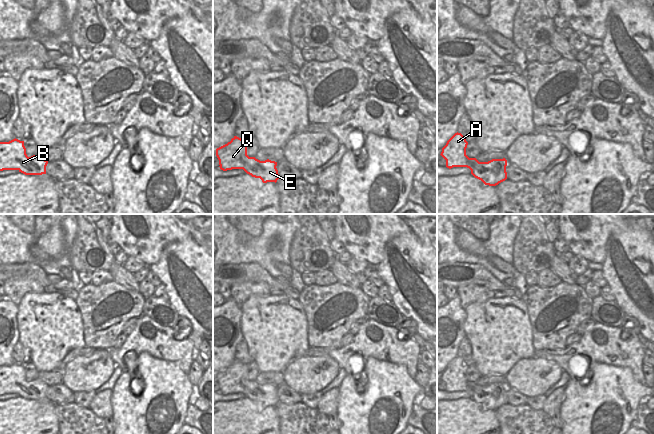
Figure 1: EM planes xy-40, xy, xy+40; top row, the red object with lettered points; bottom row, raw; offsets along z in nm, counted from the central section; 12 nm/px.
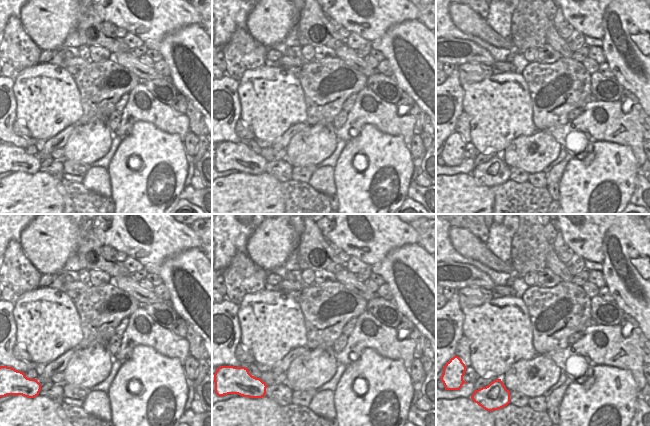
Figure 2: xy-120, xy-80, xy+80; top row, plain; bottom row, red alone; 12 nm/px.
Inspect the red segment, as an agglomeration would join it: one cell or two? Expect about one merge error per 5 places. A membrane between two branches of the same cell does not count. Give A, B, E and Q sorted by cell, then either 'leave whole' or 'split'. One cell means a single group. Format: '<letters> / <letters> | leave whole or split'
A B E Q | leave whole

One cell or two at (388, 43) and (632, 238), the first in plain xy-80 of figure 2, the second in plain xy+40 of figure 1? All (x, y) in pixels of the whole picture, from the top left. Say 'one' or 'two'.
one

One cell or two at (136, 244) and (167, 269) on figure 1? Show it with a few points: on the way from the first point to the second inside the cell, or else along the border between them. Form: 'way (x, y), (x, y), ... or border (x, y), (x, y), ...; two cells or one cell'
border (171, 242), (163, 248), (160, 258), (151, 265); two cells

